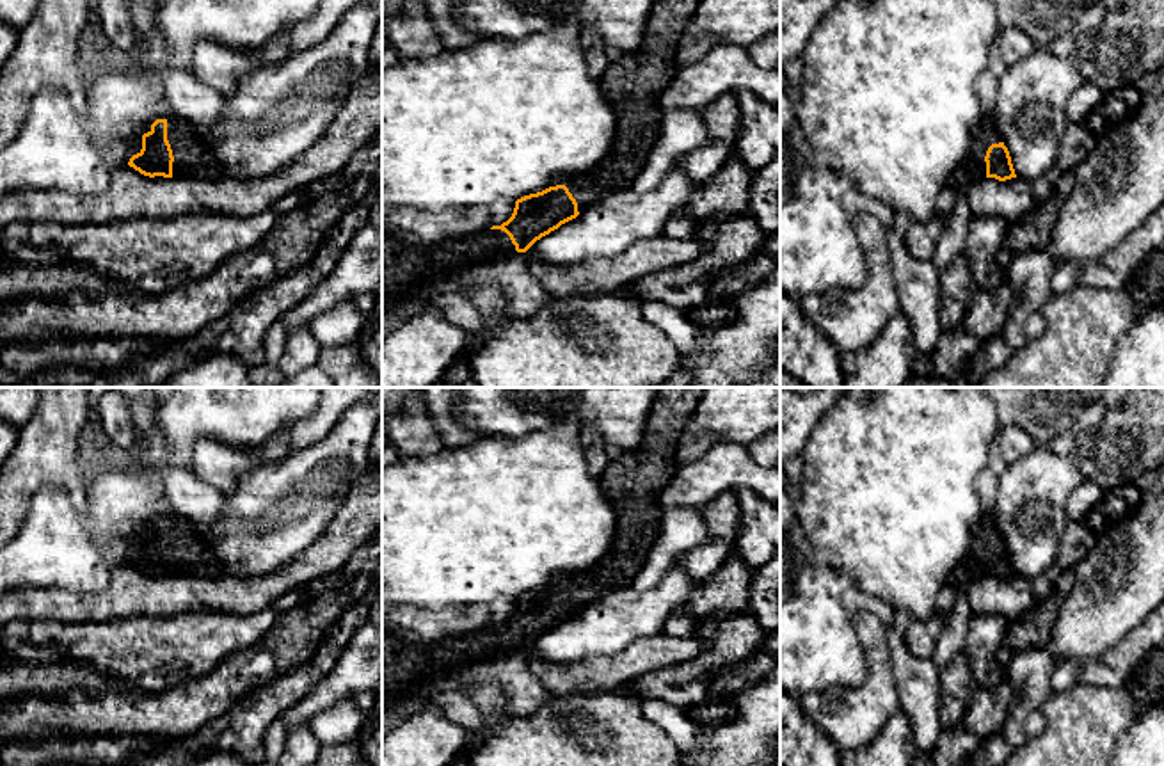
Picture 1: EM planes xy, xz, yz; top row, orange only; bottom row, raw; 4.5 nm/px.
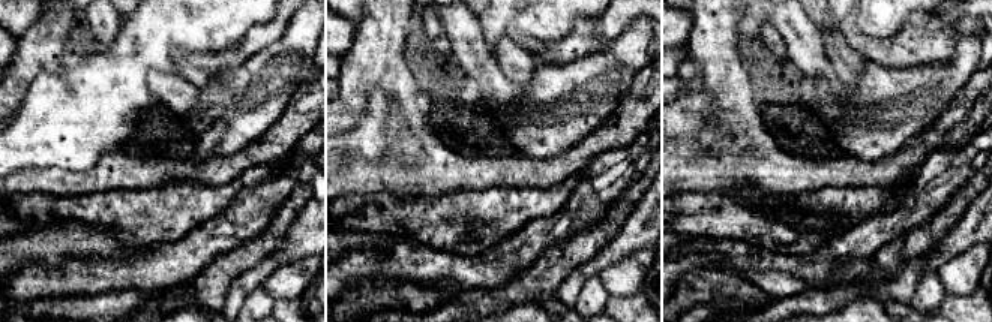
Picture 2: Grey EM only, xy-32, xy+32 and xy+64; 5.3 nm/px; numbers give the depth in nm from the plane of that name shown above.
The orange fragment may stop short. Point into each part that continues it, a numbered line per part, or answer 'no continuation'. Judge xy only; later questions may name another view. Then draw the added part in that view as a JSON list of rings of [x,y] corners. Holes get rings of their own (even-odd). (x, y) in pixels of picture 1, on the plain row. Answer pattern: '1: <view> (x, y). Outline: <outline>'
1: xy (192, 557). Outline: [[[178,514],[167,515],[167,539],[172,547],[172,576],[224,576],[220,563],[199,537],[195,523]]]

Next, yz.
1: yz (985, 532). Outline: [[[985,512],[985,515],[977,521],[977,524],[972,530],[972,542],[965,558],[954,569],[954,585],[958,588],[965,588],[976,578],[986,576],[986,549],[992,542],[999,540],[1002,539],[995,526],[993,512]]]

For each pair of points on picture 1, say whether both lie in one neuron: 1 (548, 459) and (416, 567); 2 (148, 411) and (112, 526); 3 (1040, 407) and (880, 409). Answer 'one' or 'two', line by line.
1: one
2: two
3: two

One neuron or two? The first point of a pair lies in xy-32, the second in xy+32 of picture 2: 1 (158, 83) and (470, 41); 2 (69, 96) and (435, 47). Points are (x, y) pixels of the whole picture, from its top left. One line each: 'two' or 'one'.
1: one
2: two

